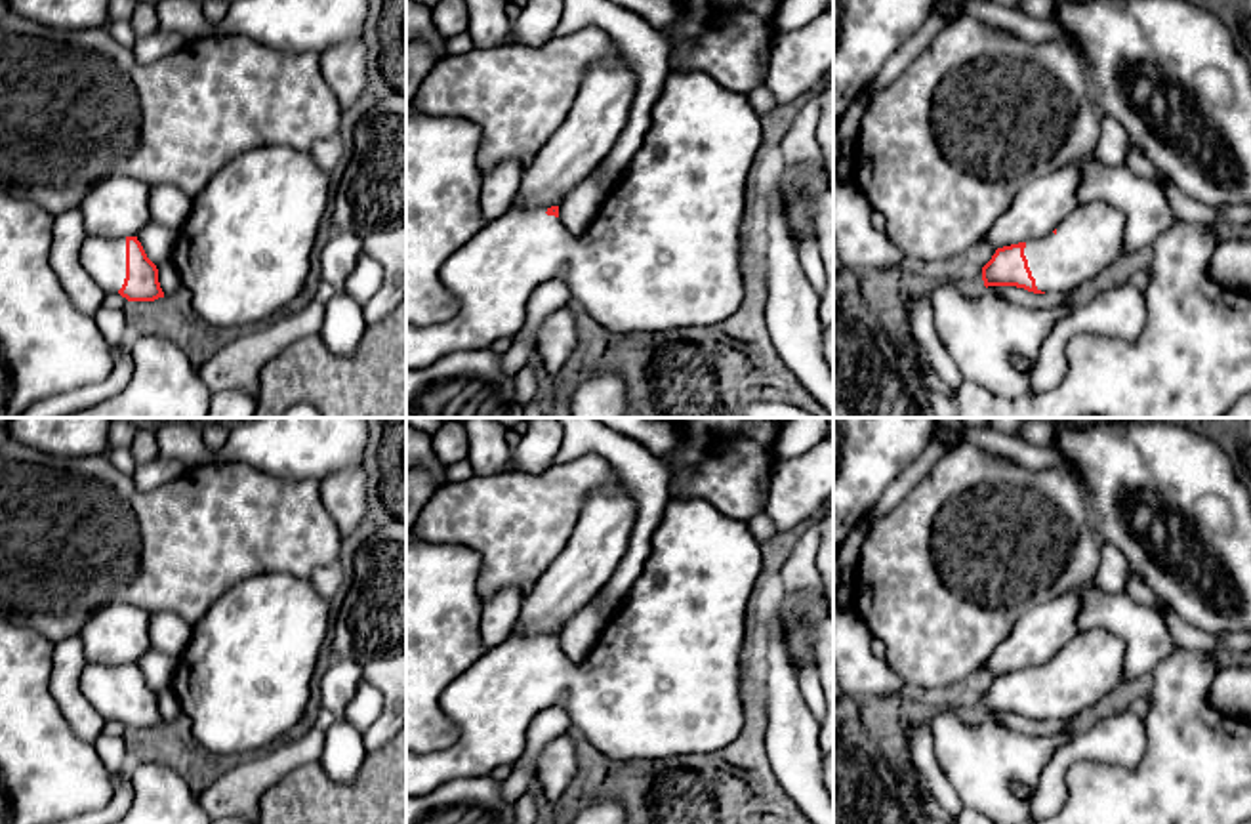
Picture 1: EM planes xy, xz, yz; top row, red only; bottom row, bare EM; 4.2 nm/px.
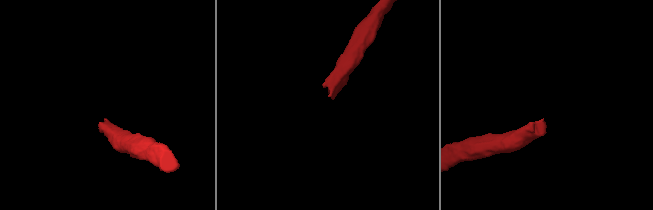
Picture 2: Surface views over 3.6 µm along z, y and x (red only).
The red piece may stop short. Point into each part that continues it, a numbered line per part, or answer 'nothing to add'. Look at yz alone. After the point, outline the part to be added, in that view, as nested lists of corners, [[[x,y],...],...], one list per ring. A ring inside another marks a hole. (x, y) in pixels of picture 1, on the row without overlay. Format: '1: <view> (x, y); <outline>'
1: yz (1091, 664); [[[1106,629],[1077,633],[1055,660],[1026,670],[1024,683],[1037,717],[1070,721],[1123,683],[1127,647]]]

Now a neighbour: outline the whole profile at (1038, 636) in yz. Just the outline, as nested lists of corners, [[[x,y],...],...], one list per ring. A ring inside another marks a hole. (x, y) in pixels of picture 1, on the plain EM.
[[[1085,587],[1072,589],[1024,612],[980,670],[1003,675],[1053,660],[1079,633]]]

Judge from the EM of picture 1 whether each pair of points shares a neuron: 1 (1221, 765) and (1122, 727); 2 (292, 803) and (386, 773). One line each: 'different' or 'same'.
1: different
2: same

